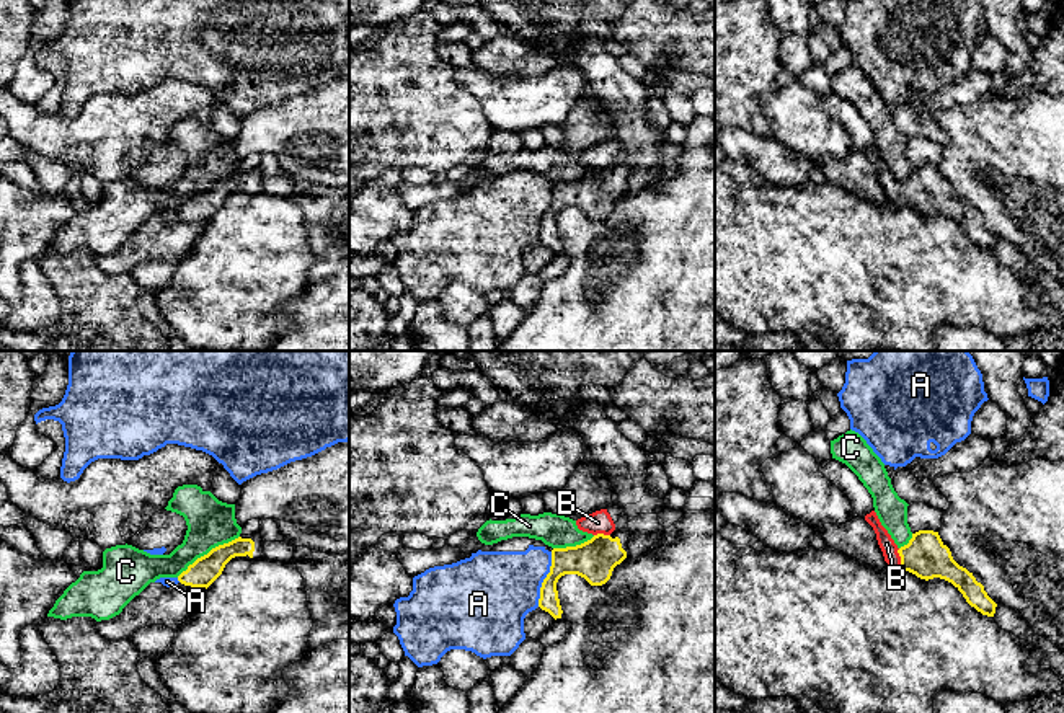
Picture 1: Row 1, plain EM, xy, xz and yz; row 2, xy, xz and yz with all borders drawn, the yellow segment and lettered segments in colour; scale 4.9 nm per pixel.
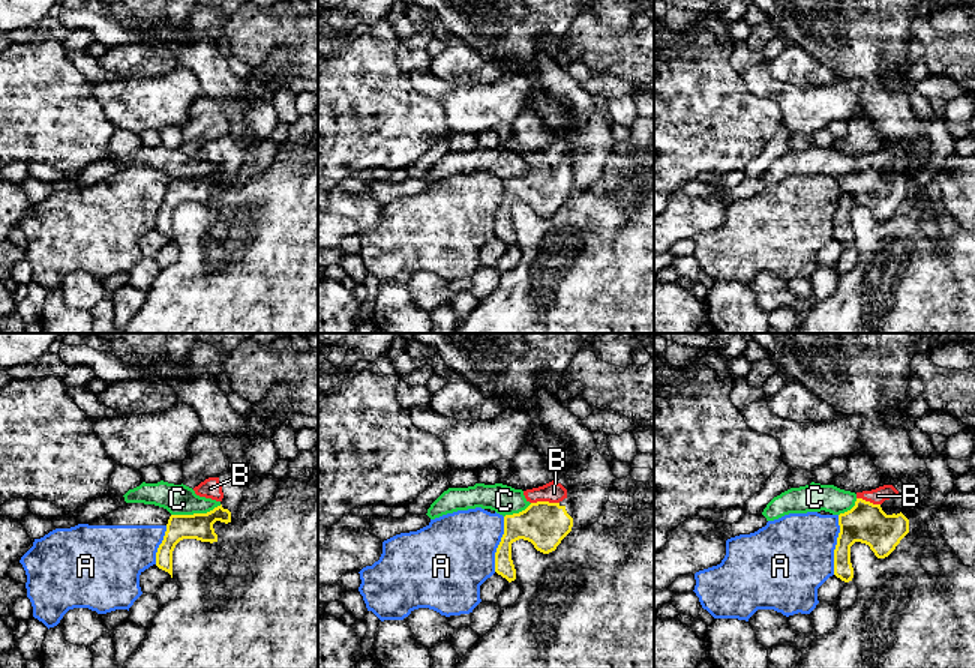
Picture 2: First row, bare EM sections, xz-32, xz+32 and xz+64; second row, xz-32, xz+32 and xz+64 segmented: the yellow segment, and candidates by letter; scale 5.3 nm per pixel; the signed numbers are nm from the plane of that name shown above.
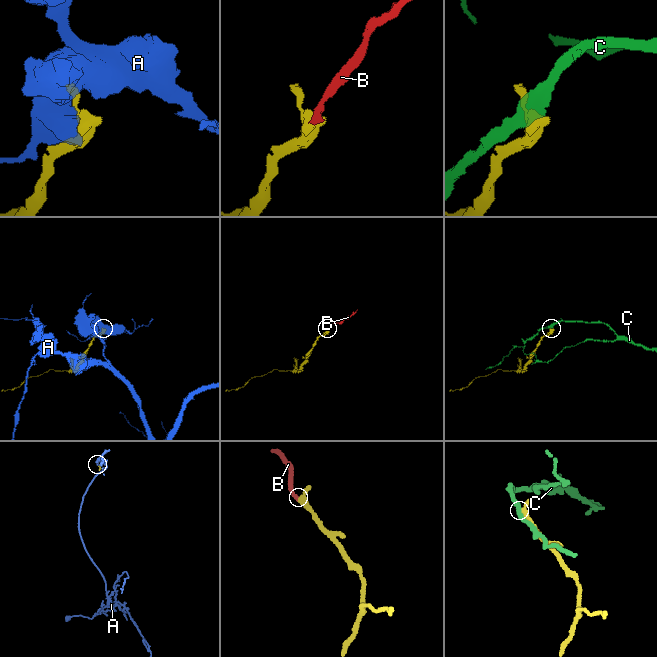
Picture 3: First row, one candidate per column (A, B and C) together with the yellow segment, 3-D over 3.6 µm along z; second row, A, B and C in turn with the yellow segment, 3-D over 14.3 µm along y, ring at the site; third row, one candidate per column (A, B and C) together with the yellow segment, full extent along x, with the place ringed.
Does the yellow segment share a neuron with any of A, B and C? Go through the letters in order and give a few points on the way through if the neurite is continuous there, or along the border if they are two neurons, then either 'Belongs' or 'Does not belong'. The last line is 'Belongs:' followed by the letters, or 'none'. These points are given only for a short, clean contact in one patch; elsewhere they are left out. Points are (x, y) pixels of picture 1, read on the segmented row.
A: Does not belong
B: Path across: yz (926, 555), (901, 558), (886, 544). Belongs
C: Boundary: xy (239, 535), (212, 547), (177, 576). Does not belong
Belongs: B

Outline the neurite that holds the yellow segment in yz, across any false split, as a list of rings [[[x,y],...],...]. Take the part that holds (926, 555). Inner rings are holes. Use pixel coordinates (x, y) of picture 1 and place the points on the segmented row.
[[[875,511],[867,514],[865,520],[876,534],[888,568],[901,568],[925,581],[933,578],[945,579],[963,594],[971,607],[982,615],[994,617],[997,604],[987,596],[984,586],[976,581],[973,573],[953,560],[938,532],[919,530],[912,534],[907,545],[899,548],[881,525]]]

